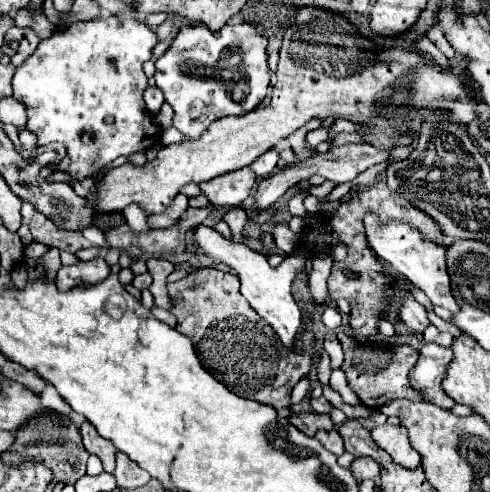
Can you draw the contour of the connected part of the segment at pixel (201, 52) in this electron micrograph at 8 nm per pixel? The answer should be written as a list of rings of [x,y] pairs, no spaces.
[[[188,22],[172,38],[170,48],[158,58],[158,72],[154,74],[156,86],[164,92],[166,102],[174,108],[174,128],[178,128],[188,140],[198,140],[210,122],[224,116],[244,116],[252,112],[268,94],[270,70],[266,54],[268,38],[258,34],[250,22],[226,24],[218,32],[212,32],[206,24]]]

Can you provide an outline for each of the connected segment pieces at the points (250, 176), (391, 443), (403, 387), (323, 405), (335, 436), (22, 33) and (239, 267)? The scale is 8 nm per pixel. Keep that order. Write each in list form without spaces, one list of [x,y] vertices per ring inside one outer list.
[[[242,168],[238,172],[228,172],[226,176],[218,176],[218,180],[208,180],[200,184],[202,192],[216,206],[240,206],[256,184],[256,174],[252,168]]]
[[[382,424],[370,430],[372,438],[376,444],[386,450],[392,460],[404,468],[418,468],[420,466],[420,456],[414,448],[410,448],[406,428],[402,426],[392,426],[392,424]]]
[[[338,332],[338,340],[342,342],[344,348],[344,374],[348,380],[348,386],[356,392],[356,396],[360,398],[360,402],[368,408],[380,408],[390,400],[396,398],[408,398],[412,402],[422,402],[424,396],[414,390],[410,386],[410,378],[408,372],[410,368],[416,364],[416,350],[408,344],[402,346],[394,346],[394,348],[384,348],[384,346],[368,346],[362,344],[358,340],[354,340],[352,336],[348,336],[346,332]]]
[[[320,396],[320,398],[310,398],[310,404],[312,404],[312,410],[314,410],[316,414],[330,414],[330,412],[334,410],[334,406],[332,406],[324,396]]]
[[[332,428],[332,430],[318,430],[318,432],[316,432],[316,438],[318,438],[330,452],[334,452],[336,456],[340,456],[340,454],[344,452],[344,442],[342,442],[342,436],[338,434],[336,428]]]
[[[14,26],[14,28],[10,28],[10,30],[6,32],[6,40],[8,40],[8,42],[10,42],[10,40],[18,40],[18,42],[20,42],[16,54],[12,56],[12,64],[14,64],[14,66],[24,64],[24,62],[34,54],[34,50],[36,50],[36,46],[38,46],[38,42],[40,42],[32,28],[18,28],[18,26]]]
[[[204,224],[194,226],[194,240],[204,250],[206,256],[210,256],[216,262],[222,262],[222,264],[230,266],[240,276],[240,282],[242,282],[240,292],[248,300],[248,304],[254,306],[254,310],[266,322],[270,322],[274,332],[280,336],[282,344],[294,346],[294,336],[296,336],[302,320],[300,320],[300,308],[298,308],[298,304],[296,304],[296,300],[292,296],[292,288],[290,286],[292,286],[292,282],[300,274],[310,274],[312,272],[312,258],[310,258],[310,254],[306,254],[302,248],[298,248],[294,254],[284,258],[282,264],[270,266],[268,258],[264,254],[248,248],[246,244],[228,240],[220,232],[216,232],[214,228],[208,228]]]

